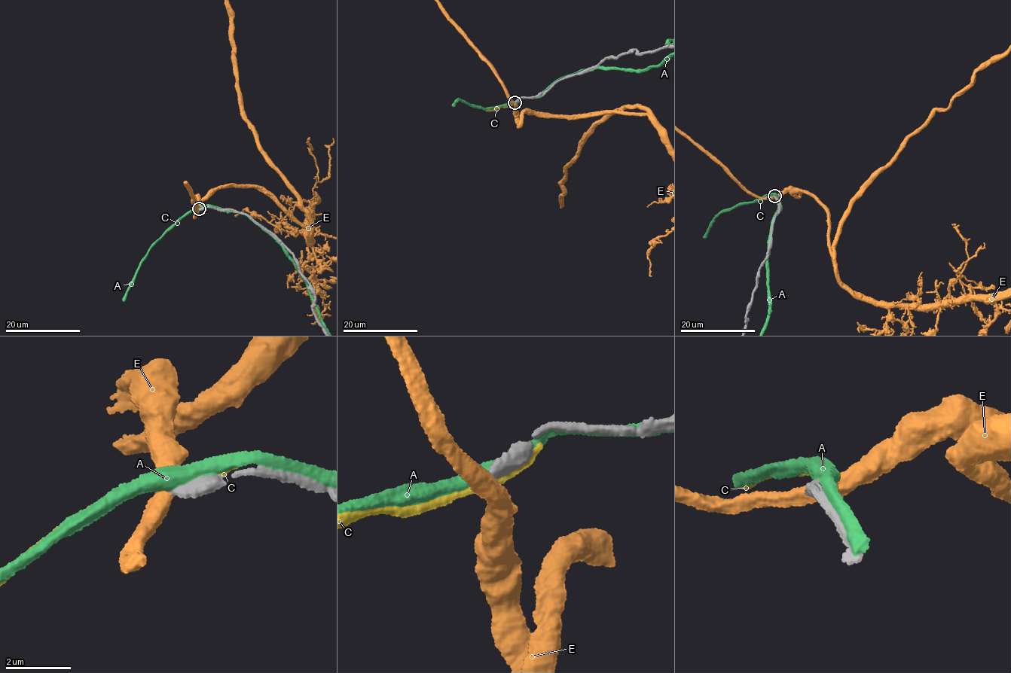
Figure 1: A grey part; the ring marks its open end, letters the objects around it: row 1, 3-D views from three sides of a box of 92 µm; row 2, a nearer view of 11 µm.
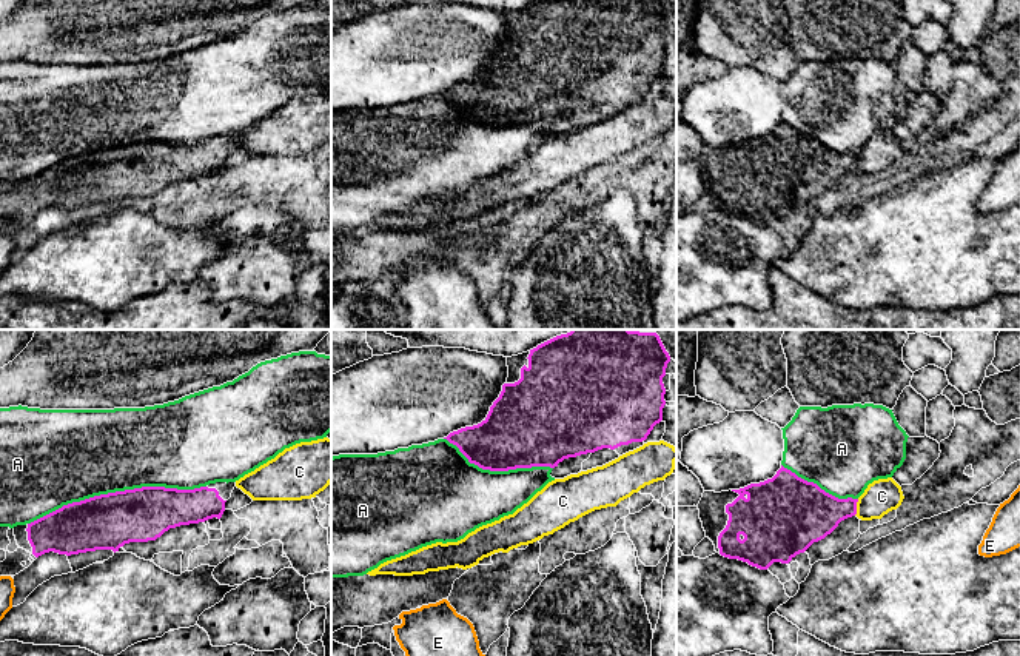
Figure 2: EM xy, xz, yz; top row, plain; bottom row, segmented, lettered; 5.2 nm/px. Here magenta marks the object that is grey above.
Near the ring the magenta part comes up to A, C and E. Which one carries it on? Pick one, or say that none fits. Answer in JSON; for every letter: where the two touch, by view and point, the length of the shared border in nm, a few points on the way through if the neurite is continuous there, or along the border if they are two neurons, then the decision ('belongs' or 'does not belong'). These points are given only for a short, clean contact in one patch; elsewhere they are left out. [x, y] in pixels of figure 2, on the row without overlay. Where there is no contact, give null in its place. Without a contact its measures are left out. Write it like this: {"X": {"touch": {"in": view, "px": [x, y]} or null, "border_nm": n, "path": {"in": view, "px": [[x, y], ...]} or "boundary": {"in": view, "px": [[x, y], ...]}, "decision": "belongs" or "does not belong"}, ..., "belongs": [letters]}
{"A": {"touch": {"in": "xy", "px": [116, 147]}, "border_nm": 950, "decision": "does not belong"}, "C": {"touch": {"in": "yz", "px": [855, 162]}, "border_nm": 90, "decision": "does not belong"}, "E": {"touch": null, "decision": "does not belong"}, "belongs": []}

